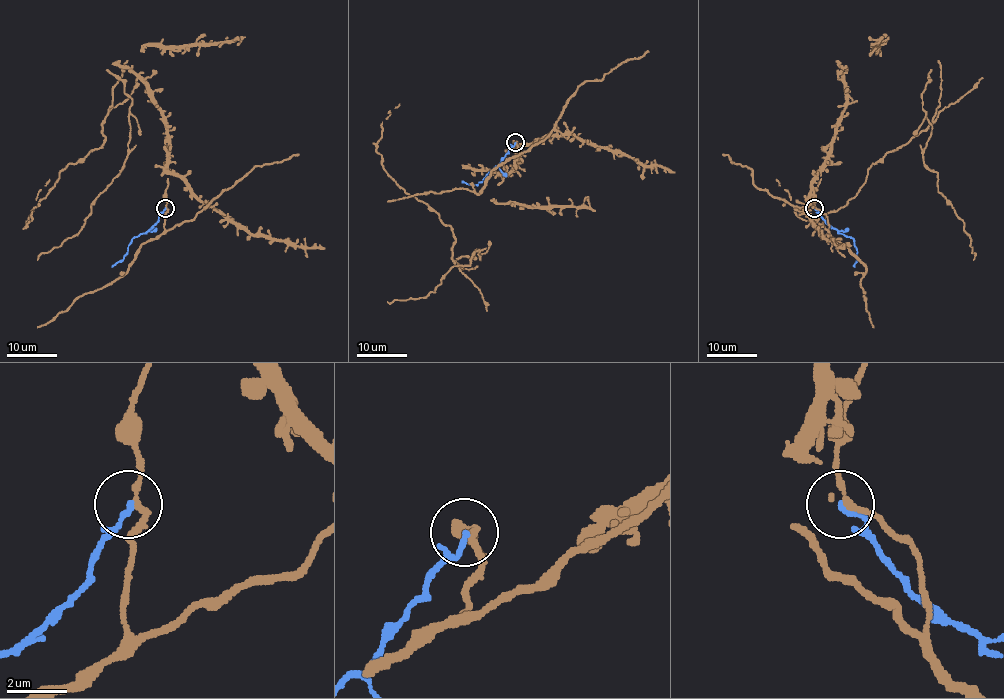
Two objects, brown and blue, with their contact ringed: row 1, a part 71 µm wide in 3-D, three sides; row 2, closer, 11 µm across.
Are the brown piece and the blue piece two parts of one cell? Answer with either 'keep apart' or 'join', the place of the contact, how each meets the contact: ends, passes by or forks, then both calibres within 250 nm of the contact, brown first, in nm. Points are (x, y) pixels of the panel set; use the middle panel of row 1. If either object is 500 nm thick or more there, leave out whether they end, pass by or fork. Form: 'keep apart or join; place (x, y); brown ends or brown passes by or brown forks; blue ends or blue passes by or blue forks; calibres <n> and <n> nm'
keep apart; place (515, 142); brown passes by; blue ends; calibres 180 and 190 nm

